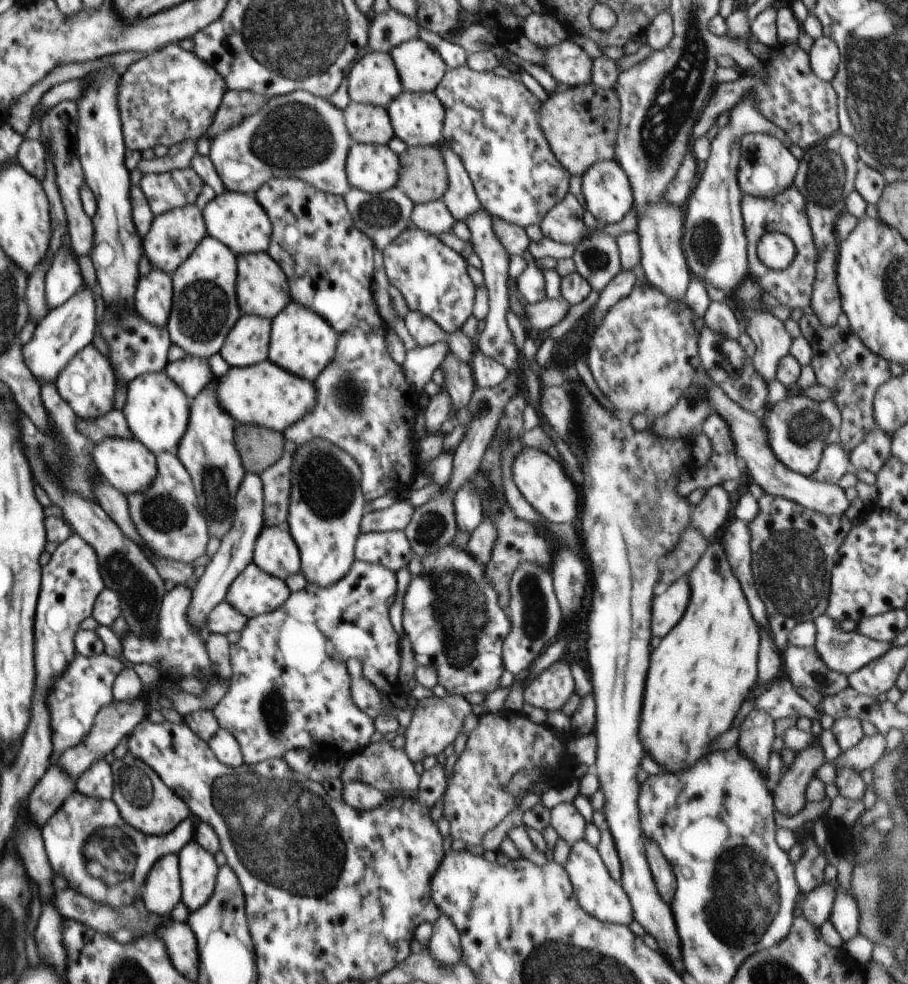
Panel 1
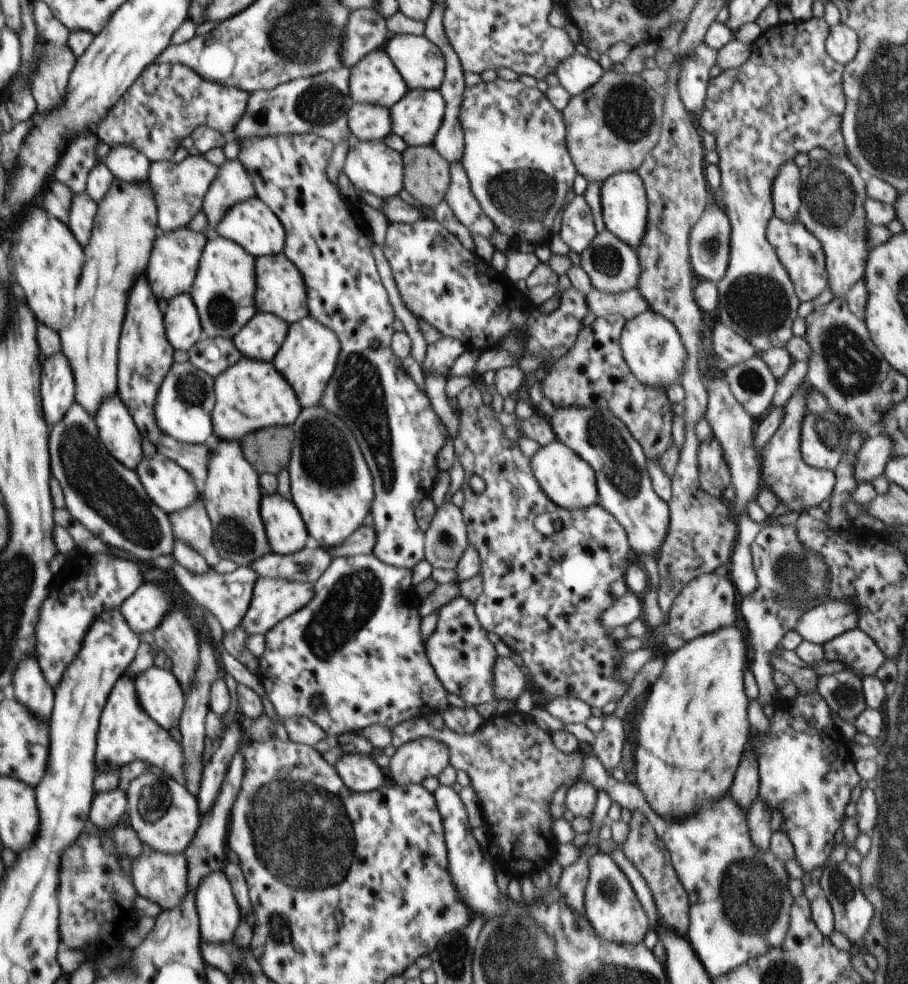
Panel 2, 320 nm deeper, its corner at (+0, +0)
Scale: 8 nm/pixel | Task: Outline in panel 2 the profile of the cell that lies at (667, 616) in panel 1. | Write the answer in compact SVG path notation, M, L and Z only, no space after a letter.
M709 573L693 579L674 598L674 603L668 614L666 631L689 642L702 634L710 634L718 628L735 624L736 594L737 590L728 576L722 577L715 573Z

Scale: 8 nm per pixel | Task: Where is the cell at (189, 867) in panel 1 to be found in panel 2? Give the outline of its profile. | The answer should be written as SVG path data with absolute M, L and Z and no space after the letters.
M224 872L208 874L194 892L201 938L210 944L231 942L238 928L240 908Z

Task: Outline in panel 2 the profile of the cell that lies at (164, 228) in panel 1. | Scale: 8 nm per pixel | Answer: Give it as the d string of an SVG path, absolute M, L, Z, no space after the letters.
M188 226L178 228L174 232L159 232L152 244L152 252L150 252L150 260L148 260L145 273L156 299L164 298L168 301L178 294L190 293L207 240L205 233L195 232Z

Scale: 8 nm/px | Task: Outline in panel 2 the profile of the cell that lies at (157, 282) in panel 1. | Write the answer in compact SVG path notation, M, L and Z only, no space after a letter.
M188 293L178 294L167 301L163 322L165 336L175 350L188 351L201 339L198 310Z

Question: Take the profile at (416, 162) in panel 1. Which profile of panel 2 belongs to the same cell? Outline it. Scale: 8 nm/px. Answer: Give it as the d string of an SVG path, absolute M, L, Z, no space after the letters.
M433 145L408 147L402 156L403 189L422 206L434 209L445 200L451 182L449 163Z

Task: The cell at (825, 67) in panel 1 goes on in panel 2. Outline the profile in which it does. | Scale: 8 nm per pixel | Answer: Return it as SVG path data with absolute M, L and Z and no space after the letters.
M836 24L829 28L825 48L830 58L838 64L846 65L858 52L858 36L846 24Z

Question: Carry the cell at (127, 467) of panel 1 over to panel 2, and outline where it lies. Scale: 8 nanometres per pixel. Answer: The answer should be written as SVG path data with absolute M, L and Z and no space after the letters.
M160 453L152 458L143 457L134 472L140 478L148 498L166 514L185 510L186 506L194 504L194 498L198 498L200 493L194 478Z

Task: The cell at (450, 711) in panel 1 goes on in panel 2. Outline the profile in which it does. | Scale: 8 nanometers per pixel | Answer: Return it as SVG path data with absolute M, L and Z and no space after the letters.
M420 739L408 742L400 746L394 756L390 758L390 776L399 786L422 783L422 780L429 777L438 777L439 774L449 765L450 750L446 744L434 740Z

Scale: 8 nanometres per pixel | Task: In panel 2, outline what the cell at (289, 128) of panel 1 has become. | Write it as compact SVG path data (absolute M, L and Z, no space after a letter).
M227 160L218 166L218 174L214 176L214 182L210 182L210 188L204 196L204 214L208 219L205 234L216 234L218 222L224 218L224 214L237 203L245 202L255 196L255 189L248 169L240 160Z

